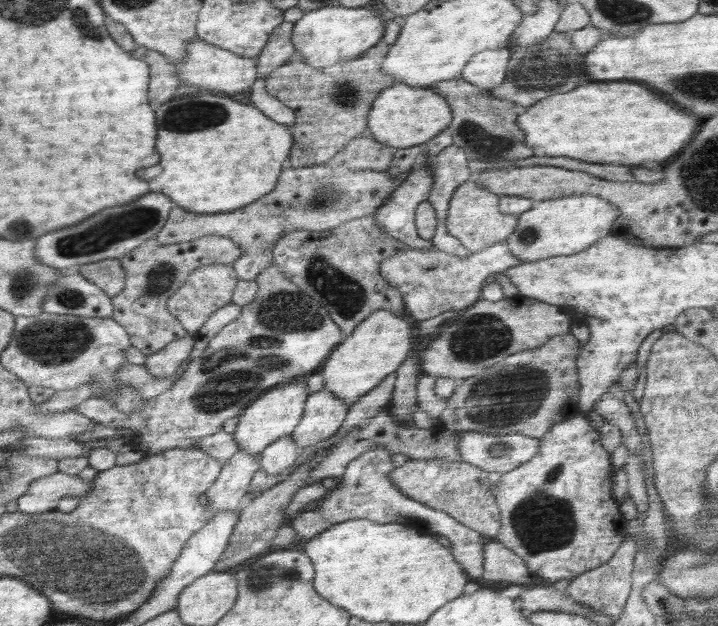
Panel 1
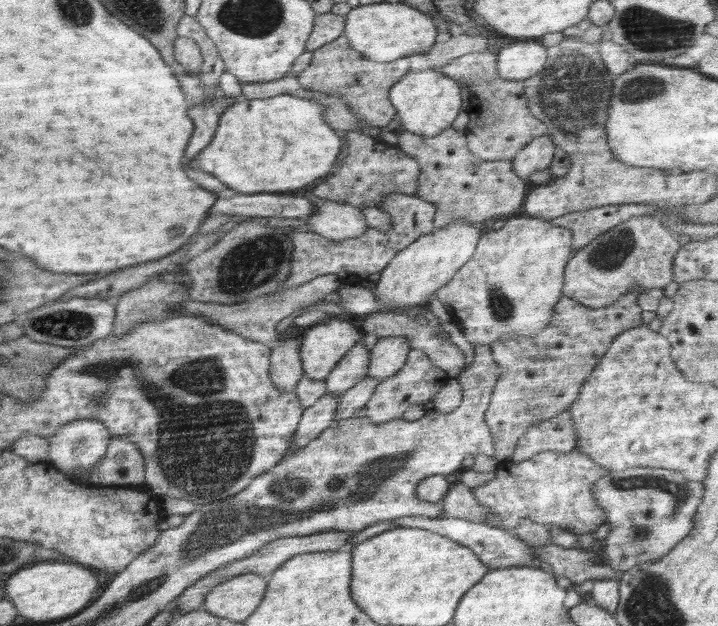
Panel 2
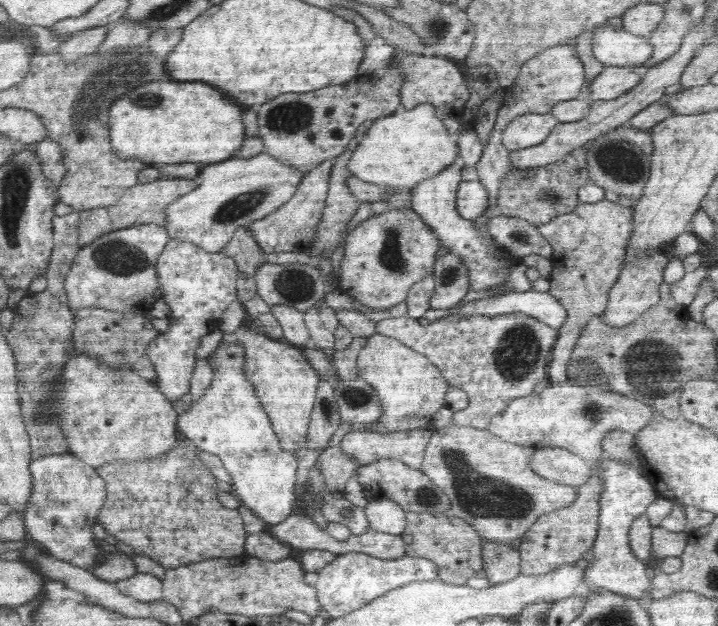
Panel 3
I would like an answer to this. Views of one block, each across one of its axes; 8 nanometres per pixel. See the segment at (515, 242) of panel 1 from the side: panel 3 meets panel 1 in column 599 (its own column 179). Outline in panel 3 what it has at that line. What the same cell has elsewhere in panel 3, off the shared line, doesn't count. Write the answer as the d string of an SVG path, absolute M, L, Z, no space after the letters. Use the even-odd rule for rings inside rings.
M266 153L207 165L200 174L199 185L166 206L165 231L169 240L190 242L206 252L222 251L240 227L263 220L286 204L306 171Z

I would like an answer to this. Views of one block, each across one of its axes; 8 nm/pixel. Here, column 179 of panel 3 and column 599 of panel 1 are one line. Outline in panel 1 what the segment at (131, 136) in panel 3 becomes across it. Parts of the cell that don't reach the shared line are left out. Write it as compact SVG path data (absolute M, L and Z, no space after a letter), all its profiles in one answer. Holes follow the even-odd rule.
M592 82L580 86L572 92L548 96L546 100L536 102L516 120L516 125L525 132L525 146L532 146L537 153L551 157L563 156L578 159L588 163L620 164L624 166L641 166L646 160L672 158L686 142L693 138L700 118L662 100L658 94L650 92L646 86L636 82Z

